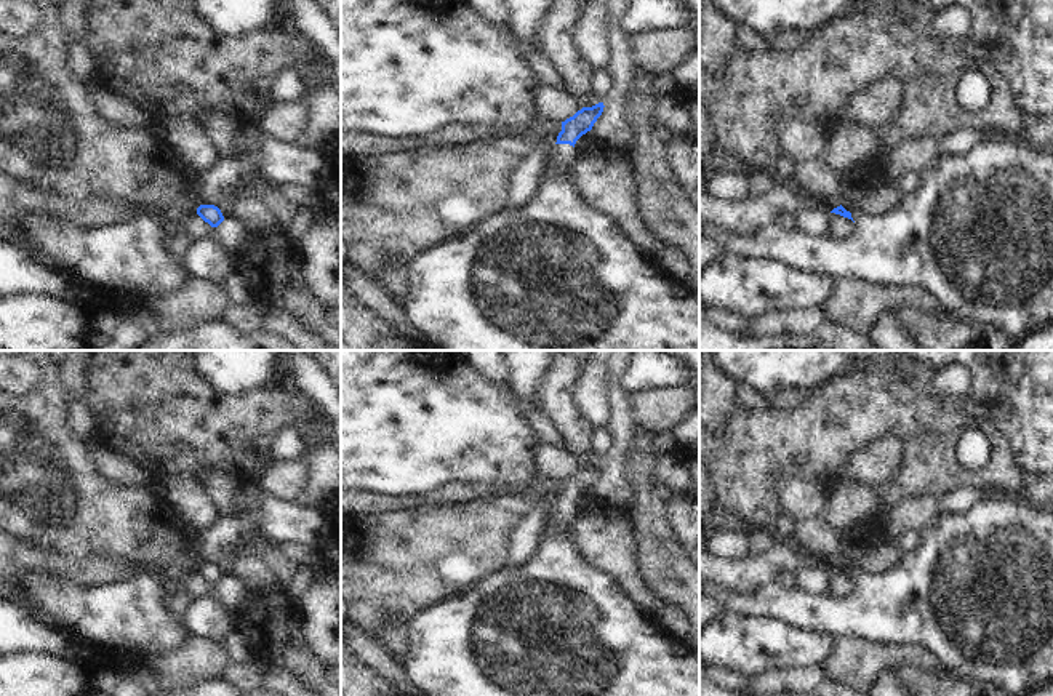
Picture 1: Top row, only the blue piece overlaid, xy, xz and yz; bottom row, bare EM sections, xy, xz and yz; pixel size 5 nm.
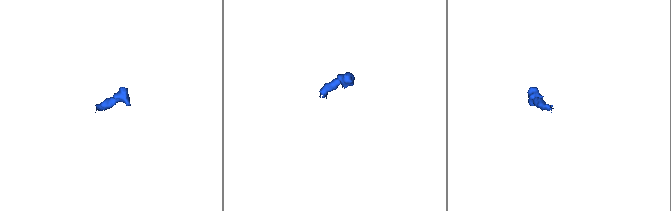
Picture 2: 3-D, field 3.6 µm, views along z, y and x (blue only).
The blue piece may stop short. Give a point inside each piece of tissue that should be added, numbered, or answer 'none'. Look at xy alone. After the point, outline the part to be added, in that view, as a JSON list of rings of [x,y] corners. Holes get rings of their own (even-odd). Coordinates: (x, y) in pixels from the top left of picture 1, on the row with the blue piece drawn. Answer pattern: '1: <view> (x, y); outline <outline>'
1: xy (207, 256); outline [[[216,227],[190,242],[182,253],[182,264],[189,275],[219,283],[232,270],[229,248]]]

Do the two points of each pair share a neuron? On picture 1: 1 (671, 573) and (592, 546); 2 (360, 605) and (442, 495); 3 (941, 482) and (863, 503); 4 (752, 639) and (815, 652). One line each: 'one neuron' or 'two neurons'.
1: two neurons
2: two neurons
3: two neurons
4: one neuron

